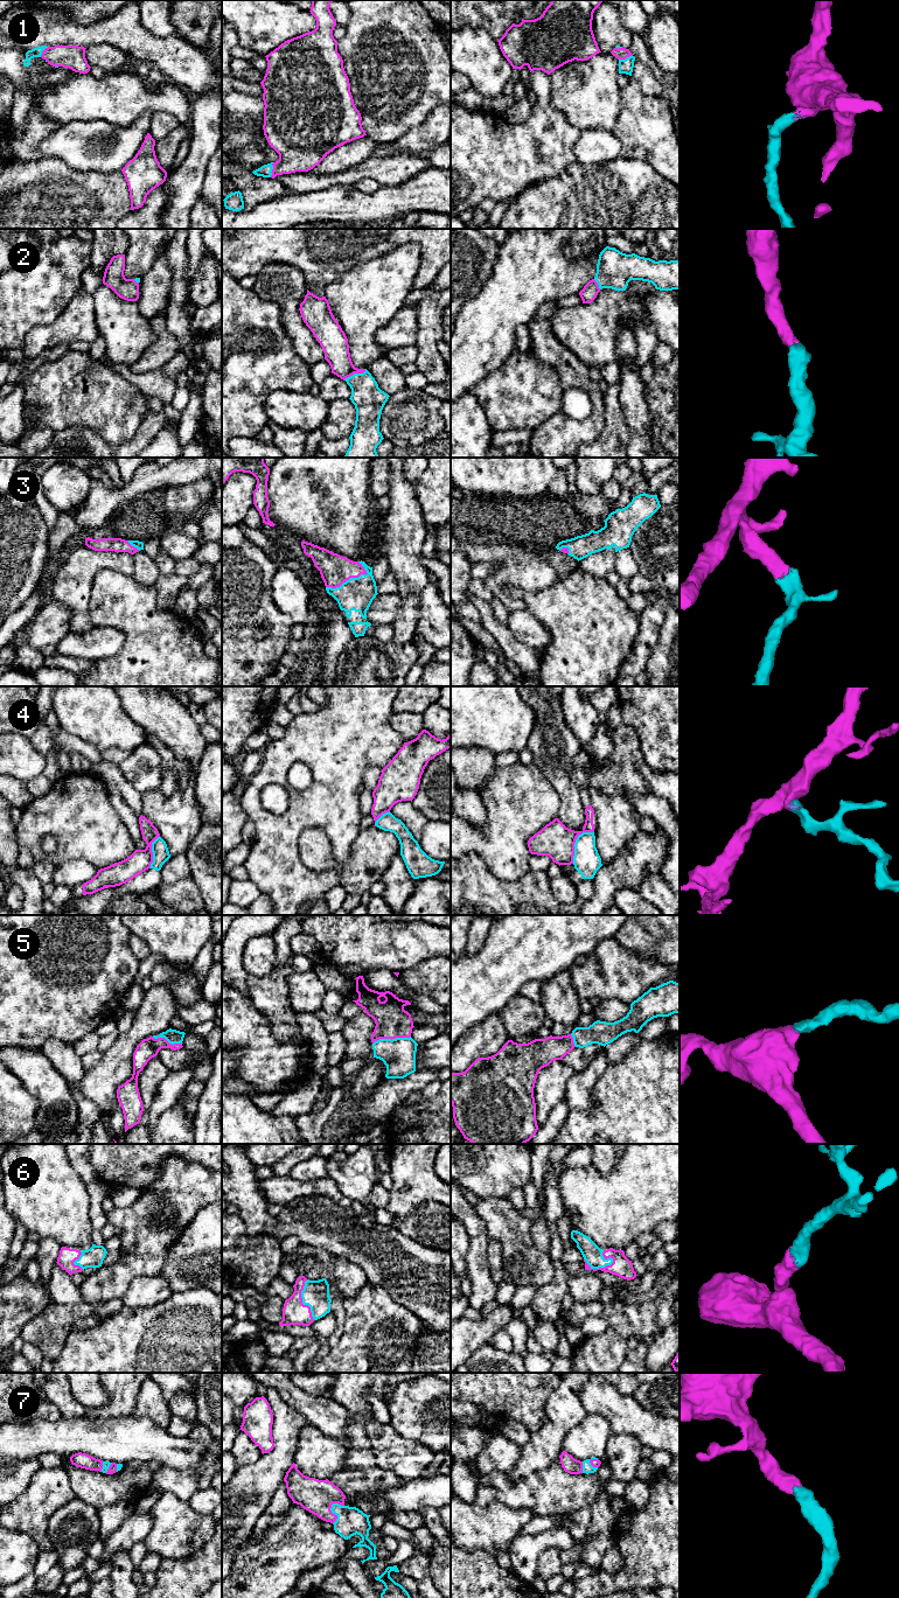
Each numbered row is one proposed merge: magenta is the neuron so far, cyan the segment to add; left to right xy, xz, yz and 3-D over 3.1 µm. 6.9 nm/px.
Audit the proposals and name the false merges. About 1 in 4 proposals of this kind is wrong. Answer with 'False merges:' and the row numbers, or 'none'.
False merges: 4

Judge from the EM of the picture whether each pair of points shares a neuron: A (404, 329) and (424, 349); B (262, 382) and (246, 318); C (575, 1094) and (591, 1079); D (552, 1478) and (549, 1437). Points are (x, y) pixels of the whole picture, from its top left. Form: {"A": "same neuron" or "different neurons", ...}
{"A": "different neurons", "B": "same neuron", "C": "same neuron", "D": "different neurons"}

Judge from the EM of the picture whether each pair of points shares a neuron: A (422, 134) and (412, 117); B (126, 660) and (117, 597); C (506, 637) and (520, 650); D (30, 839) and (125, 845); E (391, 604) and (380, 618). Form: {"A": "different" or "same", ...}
{"A": "different", "B": "same", "C": "same", "D": "same", "E": "same"}

